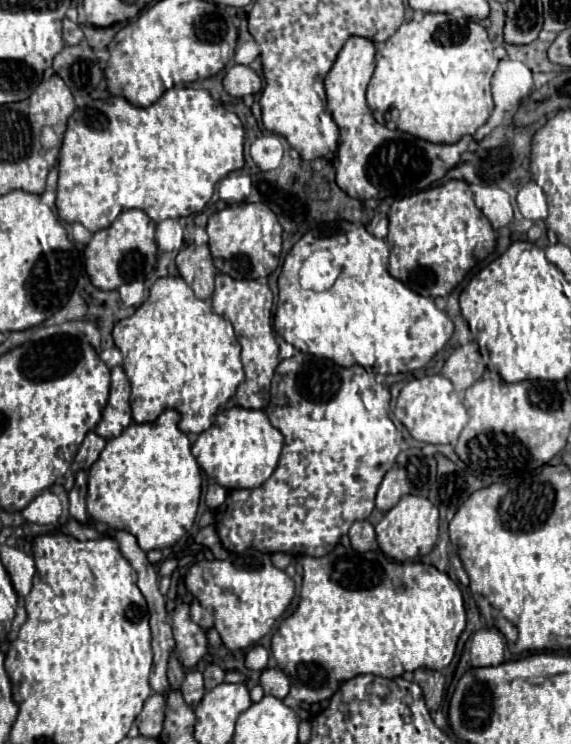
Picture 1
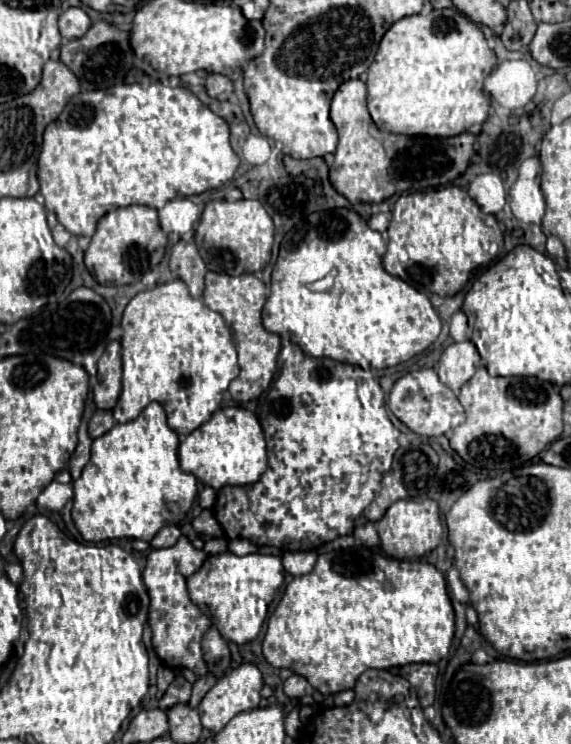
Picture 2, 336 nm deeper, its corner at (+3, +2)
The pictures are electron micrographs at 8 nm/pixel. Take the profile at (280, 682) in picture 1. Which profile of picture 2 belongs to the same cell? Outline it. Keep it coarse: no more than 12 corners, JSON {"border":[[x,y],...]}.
{"border":[[293,674],[283,690],[289,698],[313,694],[313,686],[303,676]]}

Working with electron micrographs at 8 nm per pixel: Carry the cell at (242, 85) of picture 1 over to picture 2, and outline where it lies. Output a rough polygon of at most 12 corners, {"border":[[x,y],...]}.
{"border":[[209,74],[205,88],[221,102],[233,94],[233,82],[223,74]]}

